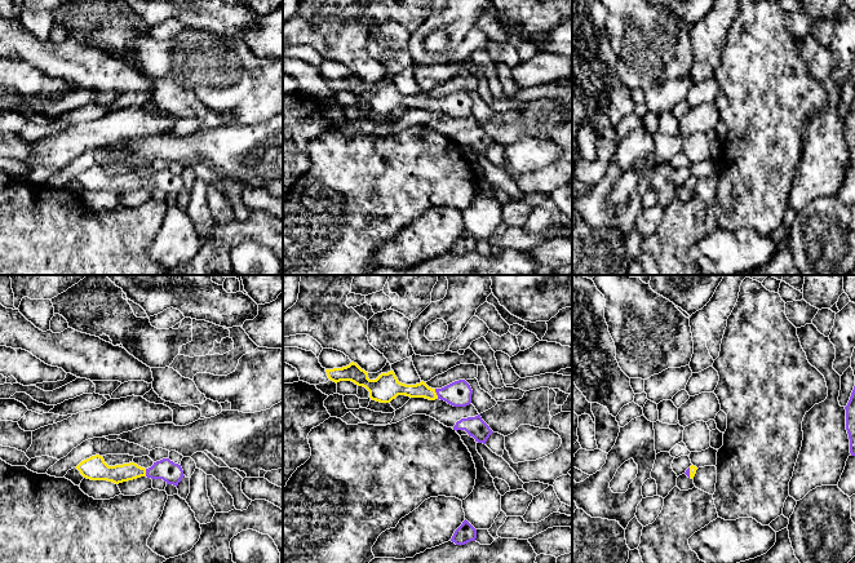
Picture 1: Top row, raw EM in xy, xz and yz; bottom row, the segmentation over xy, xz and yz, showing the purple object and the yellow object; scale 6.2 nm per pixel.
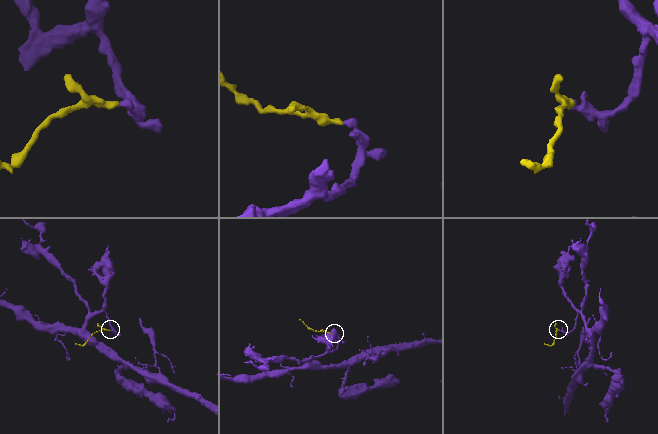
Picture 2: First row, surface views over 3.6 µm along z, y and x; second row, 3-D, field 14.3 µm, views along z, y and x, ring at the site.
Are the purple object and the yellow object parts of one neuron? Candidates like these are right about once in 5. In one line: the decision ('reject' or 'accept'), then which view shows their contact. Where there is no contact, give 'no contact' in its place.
accept; contact in xz

